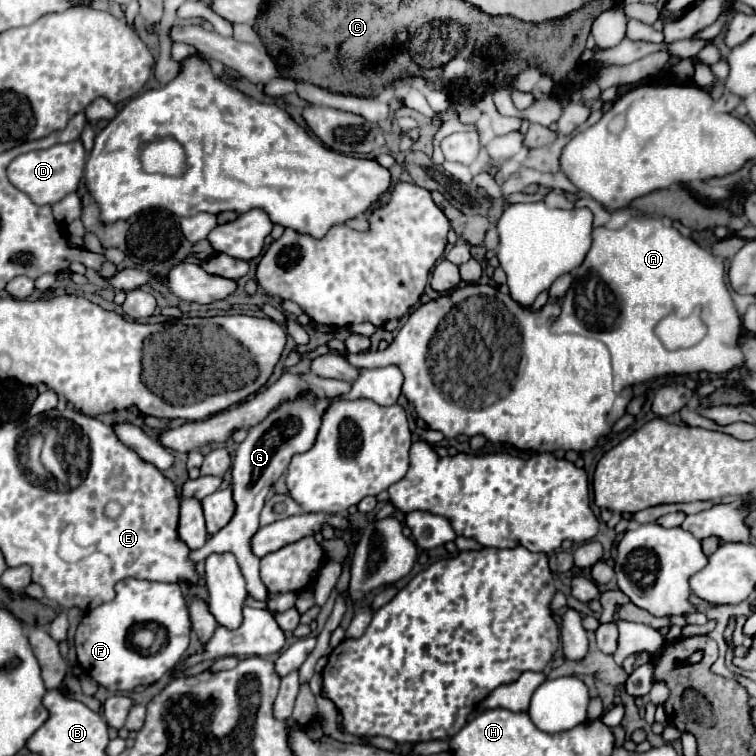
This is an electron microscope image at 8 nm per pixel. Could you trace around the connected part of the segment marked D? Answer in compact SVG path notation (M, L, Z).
M79 139L63 145L53 145L43 151L29 151L15 157L7 167L9 181L31 197L35 205L53 205L61 201L65 195L77 191L79 181L83 177L83 163L85 163L85 149Z

